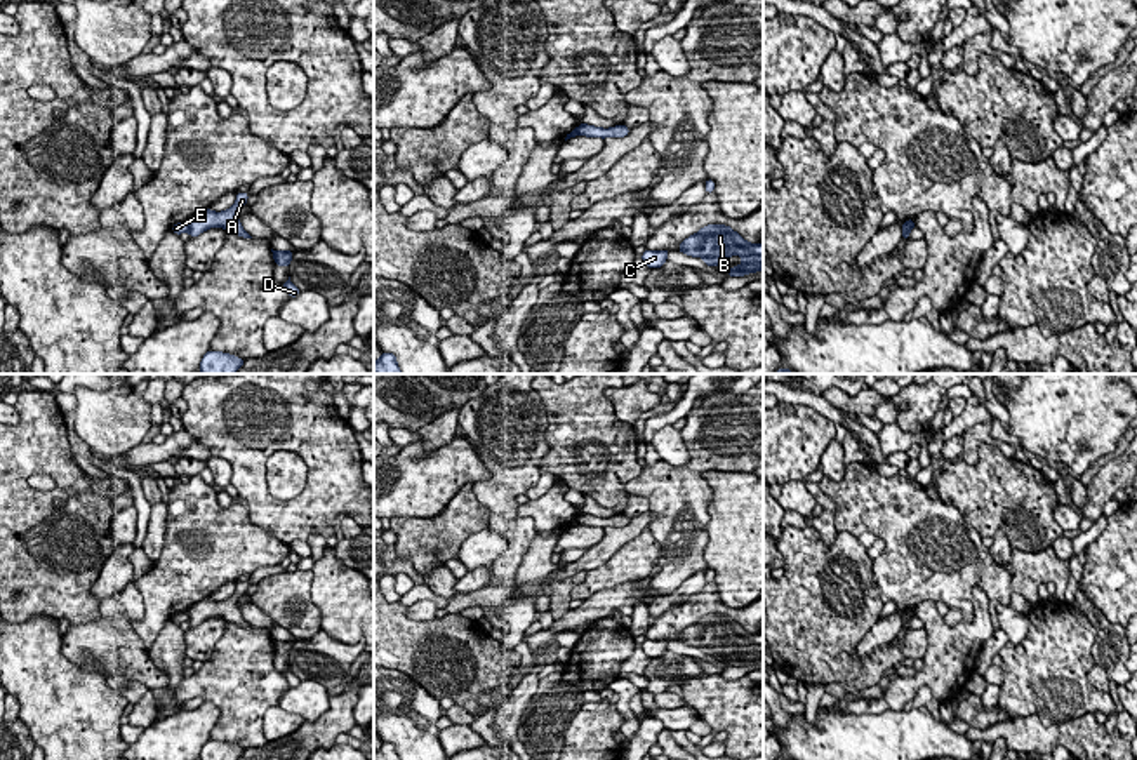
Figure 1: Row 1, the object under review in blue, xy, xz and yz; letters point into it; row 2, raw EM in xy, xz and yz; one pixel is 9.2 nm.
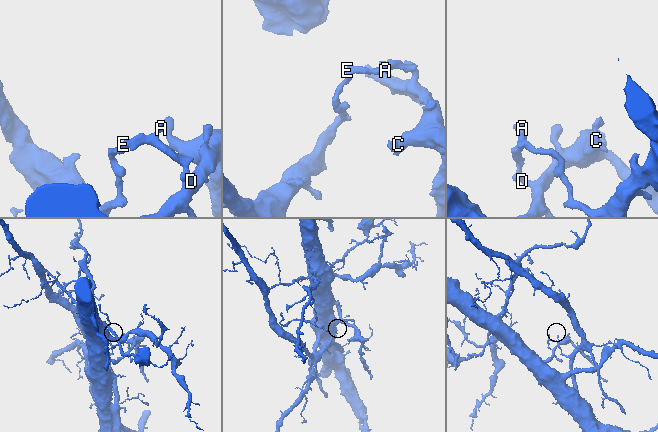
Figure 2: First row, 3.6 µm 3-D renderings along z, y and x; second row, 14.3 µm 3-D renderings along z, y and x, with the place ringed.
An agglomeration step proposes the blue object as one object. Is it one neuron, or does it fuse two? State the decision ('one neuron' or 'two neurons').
two neurons

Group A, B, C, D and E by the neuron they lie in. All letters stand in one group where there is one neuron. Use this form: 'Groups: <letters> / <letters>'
Groups: A B C D / E

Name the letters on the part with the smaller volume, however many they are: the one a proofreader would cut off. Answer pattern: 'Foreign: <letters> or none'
Foreign: E

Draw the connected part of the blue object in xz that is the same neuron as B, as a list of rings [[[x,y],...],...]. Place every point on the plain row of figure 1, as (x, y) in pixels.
[[[708,614],[701,617],[695,624],[685,628],[678,640],[692,647],[701,647],[704,654],[713,657],[720,656],[720,645],[741,645],[742,652],[728,657],[728,666],[746,666],[748,663],[763,659],[763,633],[749,633],[725,614]]]

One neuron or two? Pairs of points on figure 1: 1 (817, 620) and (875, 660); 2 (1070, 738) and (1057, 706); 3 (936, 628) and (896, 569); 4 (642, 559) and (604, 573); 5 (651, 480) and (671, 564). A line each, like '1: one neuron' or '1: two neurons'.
1: one neuron
2: two neurons
3: two neurons
4: one neuron
5: one neuron

